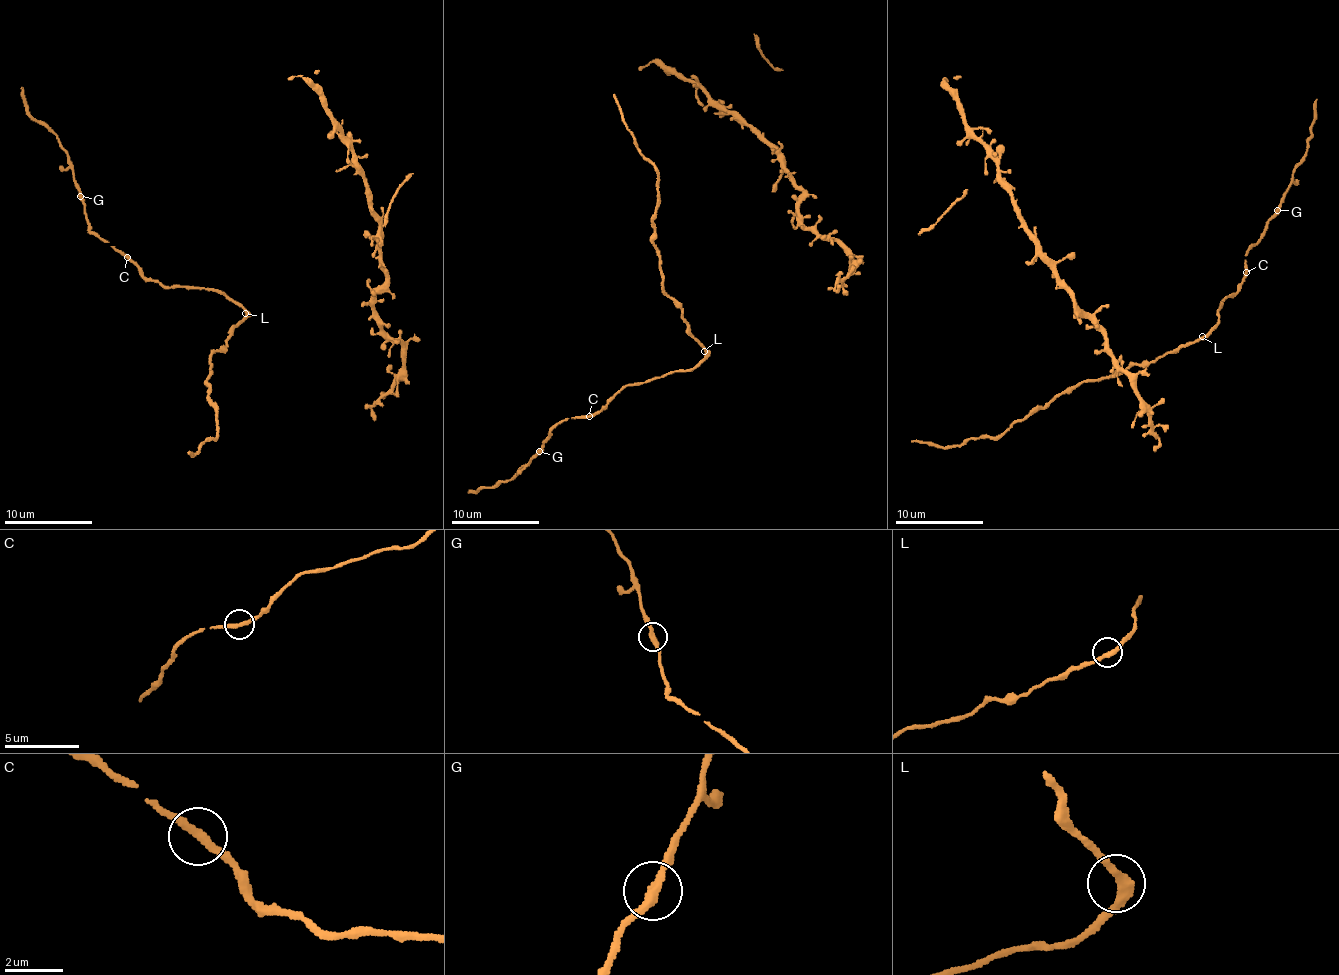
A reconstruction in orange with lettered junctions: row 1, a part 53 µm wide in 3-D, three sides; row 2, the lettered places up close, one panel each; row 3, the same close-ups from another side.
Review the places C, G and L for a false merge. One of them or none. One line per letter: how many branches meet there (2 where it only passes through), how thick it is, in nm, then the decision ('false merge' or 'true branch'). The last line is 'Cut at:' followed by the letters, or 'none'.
C: branches 2; calibre 280 nm; true branch
G: branches 2; calibre 320 nm; true branch
L: branches 2; calibre 340 nm; true branch
Cut at: none

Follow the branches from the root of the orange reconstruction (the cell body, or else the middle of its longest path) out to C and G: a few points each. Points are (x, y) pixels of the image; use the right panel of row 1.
C: (1201, 339), (1205, 339), (1217, 322), (1218, 307), (1222, 306), (1219, 304), (1232, 296), (1246, 272)
G: (1201, 339), (1217, 322), (1218, 307), (1222, 306), (1219, 304), (1238, 289), (1246, 274), (1244, 254), (1277, 210)

